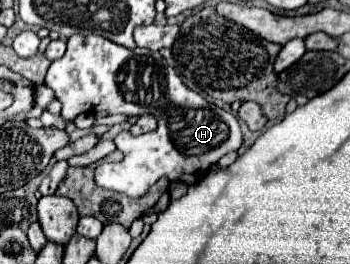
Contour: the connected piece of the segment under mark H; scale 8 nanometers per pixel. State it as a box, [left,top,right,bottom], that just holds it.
[45,34,243,198]

